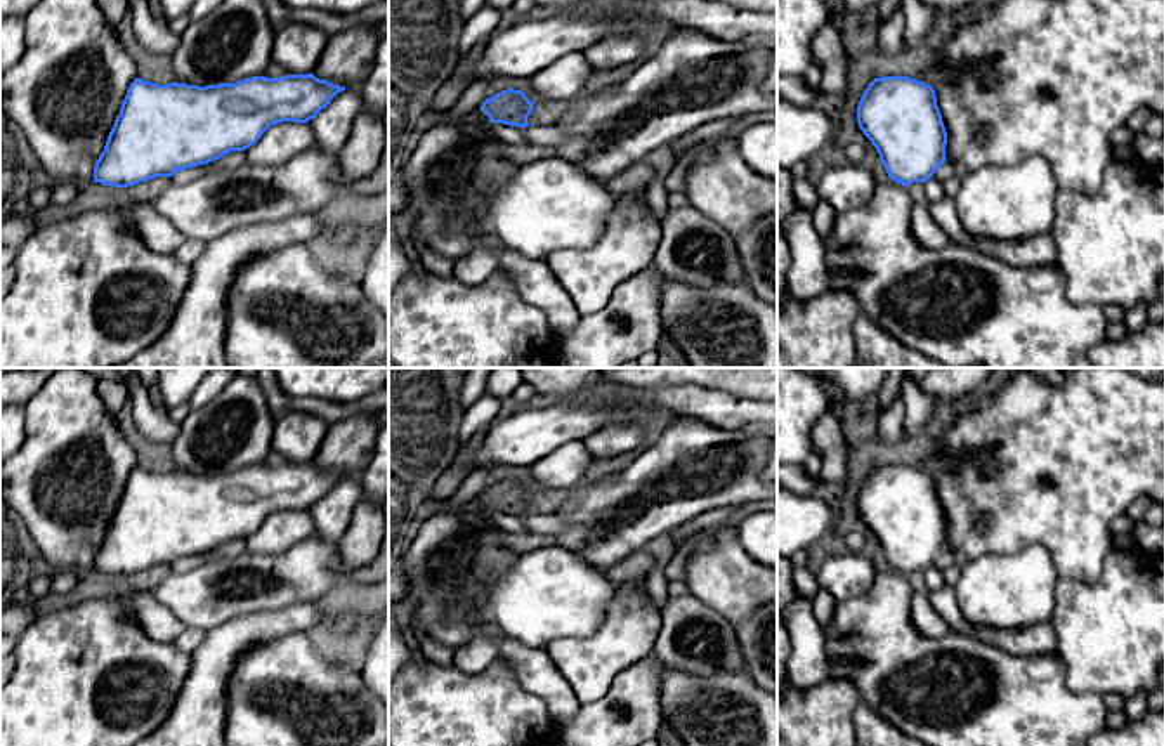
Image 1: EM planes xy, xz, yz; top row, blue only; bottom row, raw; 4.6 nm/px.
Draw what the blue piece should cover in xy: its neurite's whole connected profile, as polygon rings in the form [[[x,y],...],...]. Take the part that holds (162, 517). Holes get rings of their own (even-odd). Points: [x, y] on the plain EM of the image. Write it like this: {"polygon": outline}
{"polygon": [[[312,461],[206,475],[135,467],[95,550],[94,571],[128,576],[245,540],[271,514],[316,507],[342,479]]]}

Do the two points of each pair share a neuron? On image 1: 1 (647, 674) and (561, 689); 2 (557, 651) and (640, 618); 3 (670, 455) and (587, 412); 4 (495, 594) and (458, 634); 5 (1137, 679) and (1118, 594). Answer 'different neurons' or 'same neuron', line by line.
1: different neurons
2: same neuron
3: different neurons
4: different neurons
5: same neuron

